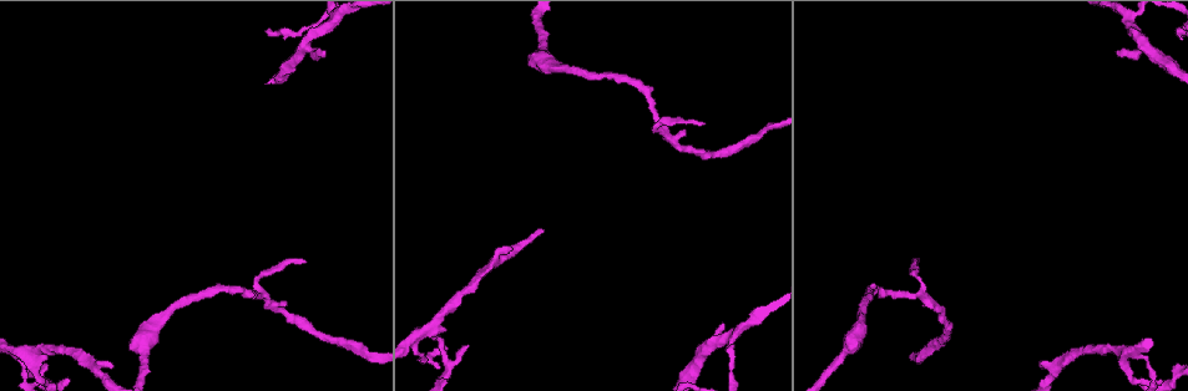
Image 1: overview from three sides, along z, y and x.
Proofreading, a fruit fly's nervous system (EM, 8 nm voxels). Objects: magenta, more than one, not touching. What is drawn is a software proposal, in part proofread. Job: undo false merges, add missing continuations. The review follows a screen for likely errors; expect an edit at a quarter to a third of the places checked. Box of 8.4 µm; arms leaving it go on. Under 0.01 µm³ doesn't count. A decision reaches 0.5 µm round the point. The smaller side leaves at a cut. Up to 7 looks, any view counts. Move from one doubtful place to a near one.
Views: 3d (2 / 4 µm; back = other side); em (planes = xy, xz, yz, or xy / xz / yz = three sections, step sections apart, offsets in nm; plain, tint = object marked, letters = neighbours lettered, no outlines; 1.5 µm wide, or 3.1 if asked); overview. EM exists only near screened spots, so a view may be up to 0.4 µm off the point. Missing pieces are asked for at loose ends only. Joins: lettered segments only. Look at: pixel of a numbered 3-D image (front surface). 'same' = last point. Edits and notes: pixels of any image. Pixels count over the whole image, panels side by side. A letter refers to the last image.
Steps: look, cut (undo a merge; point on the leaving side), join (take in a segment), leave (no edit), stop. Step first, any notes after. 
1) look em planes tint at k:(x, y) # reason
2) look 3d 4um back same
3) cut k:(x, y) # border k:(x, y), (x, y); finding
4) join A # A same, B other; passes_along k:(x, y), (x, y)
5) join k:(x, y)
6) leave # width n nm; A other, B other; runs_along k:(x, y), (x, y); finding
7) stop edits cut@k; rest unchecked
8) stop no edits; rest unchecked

look 3d 4um at 1:(911, 298) # branch point

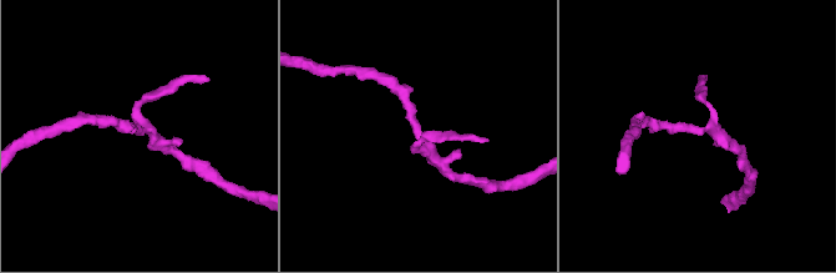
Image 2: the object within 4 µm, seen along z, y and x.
look em planes letters at 2:(699, 130)

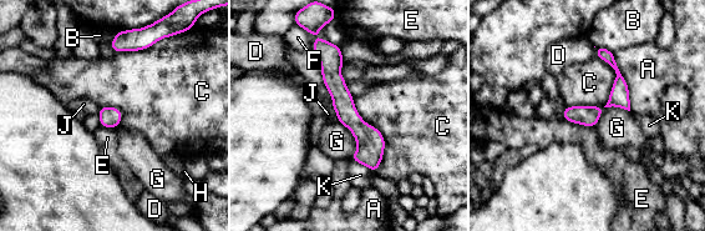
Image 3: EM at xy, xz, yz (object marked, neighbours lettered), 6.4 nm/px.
leave # width 130 nm; A other, B other, C other, D other, E other, F other, G other, H other, J other, K other; border 3:(615, 70), (603, 106), (566, 106); one neuron here

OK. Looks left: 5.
look em xz step 4 letters at 1:(144, 354) # thick turns thin

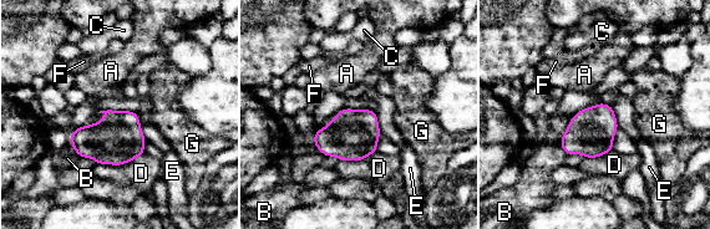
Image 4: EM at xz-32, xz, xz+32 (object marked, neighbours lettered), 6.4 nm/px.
leave # longest_contact D 320 nm; A other, B other, C other, D other, E other, F other, G other; border 4:(572, 117), (561, 138), (567, 154); all the same neuron

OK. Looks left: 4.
look em planes letters at 1:(35, 352) # sudden change in width

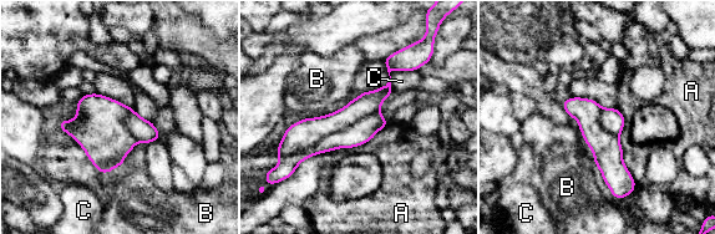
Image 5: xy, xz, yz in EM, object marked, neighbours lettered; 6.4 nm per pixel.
cut 5:(361, 132) # width 260 nm; A other, B other, C other; border 5:(379, 110), (284, 159); a second neuron is stuck on

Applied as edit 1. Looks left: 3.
stop edits cut@5; rest unchecked

